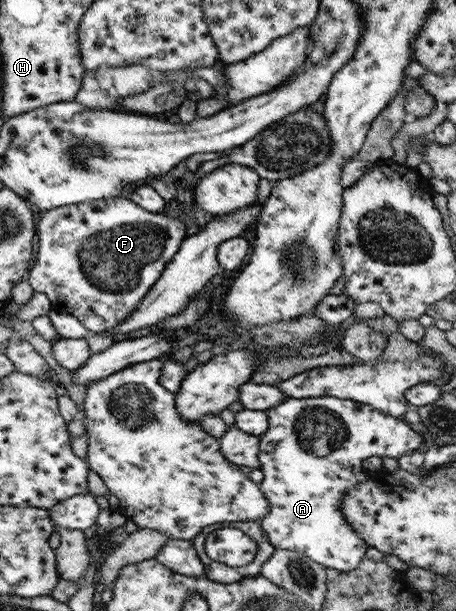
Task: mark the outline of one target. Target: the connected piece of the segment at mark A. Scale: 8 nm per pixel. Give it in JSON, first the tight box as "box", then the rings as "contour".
{"box":[258,397,426,572],"contour":[[[285,397],[275,406],[264,411],[267,430],[258,436],[258,461],[264,478],[258,483],[265,501],[269,503],[267,514],[258,520],[262,532],[275,549],[295,550],[313,562],[327,568],[347,572],[358,566],[369,546],[361,540],[341,515],[339,503],[347,489],[363,482],[371,475],[361,465],[369,456],[397,458],[417,448],[426,447],[417,429],[395,418],[383,414],[372,406],[335,397],[291,398]]]}

